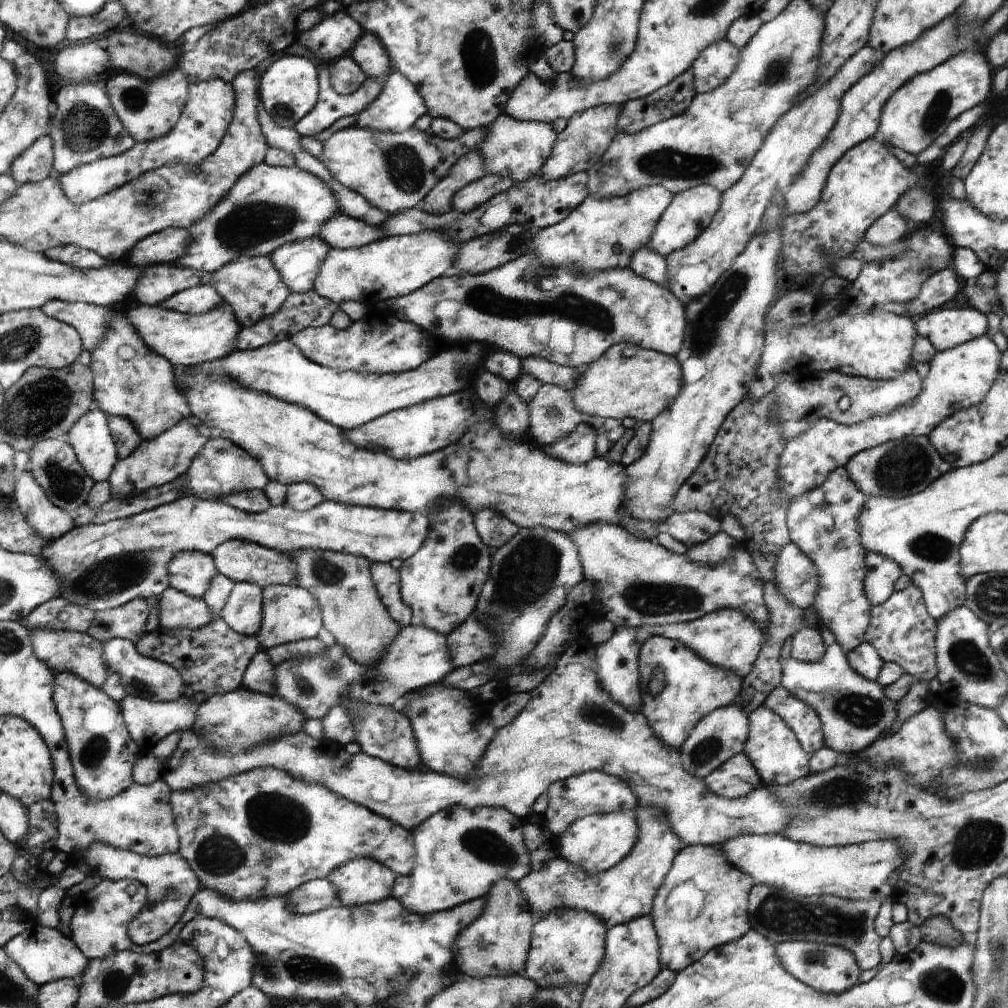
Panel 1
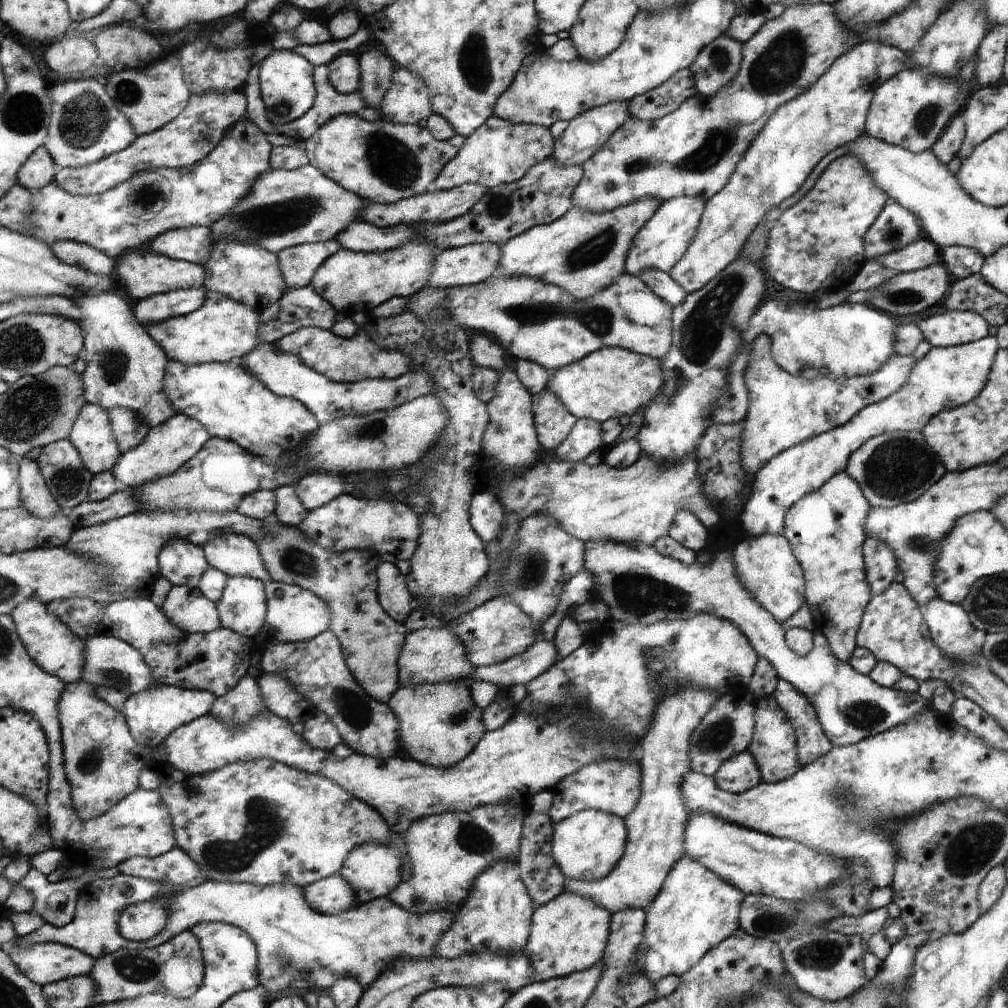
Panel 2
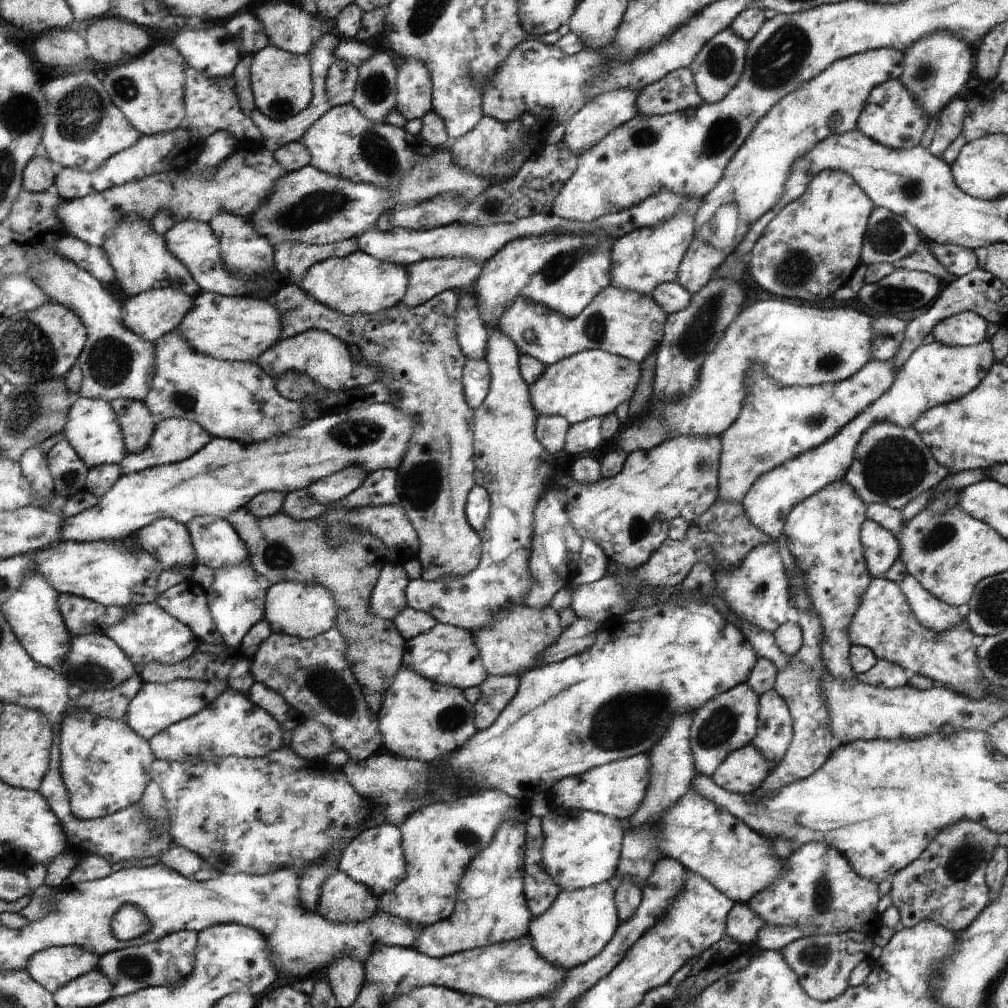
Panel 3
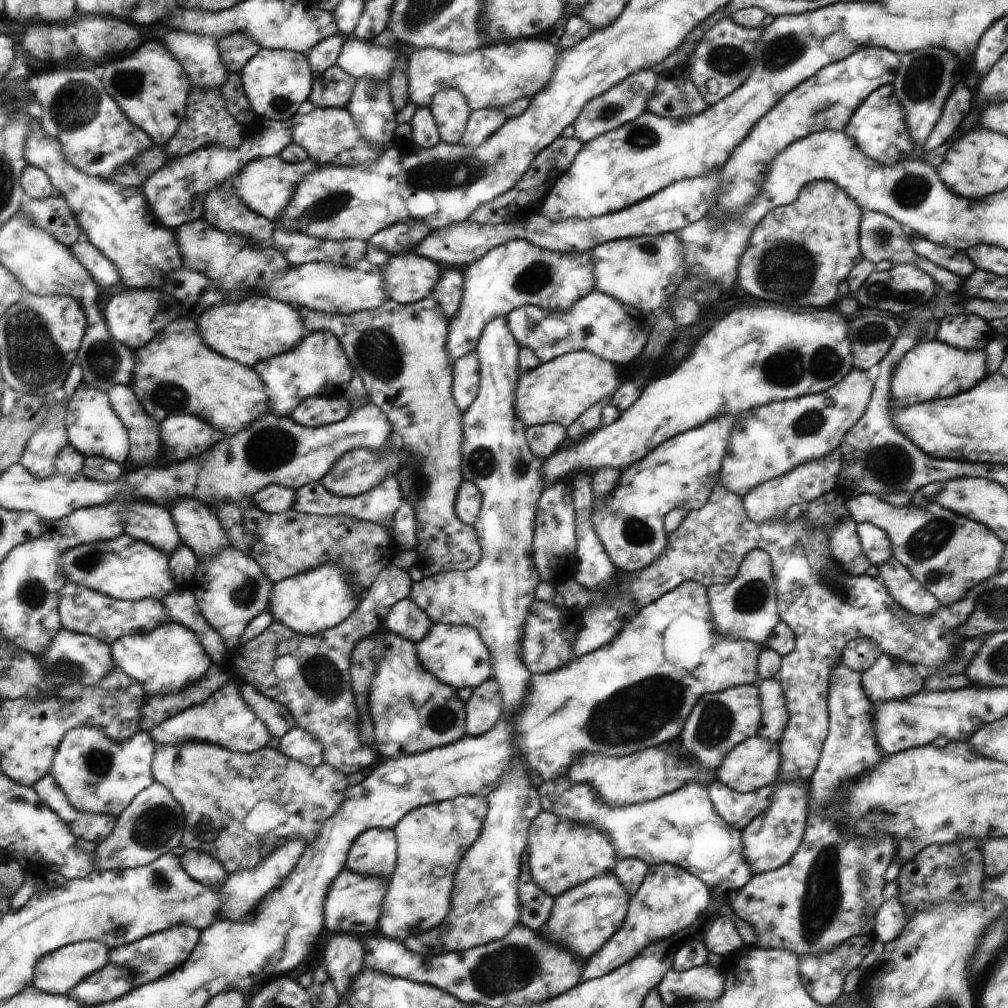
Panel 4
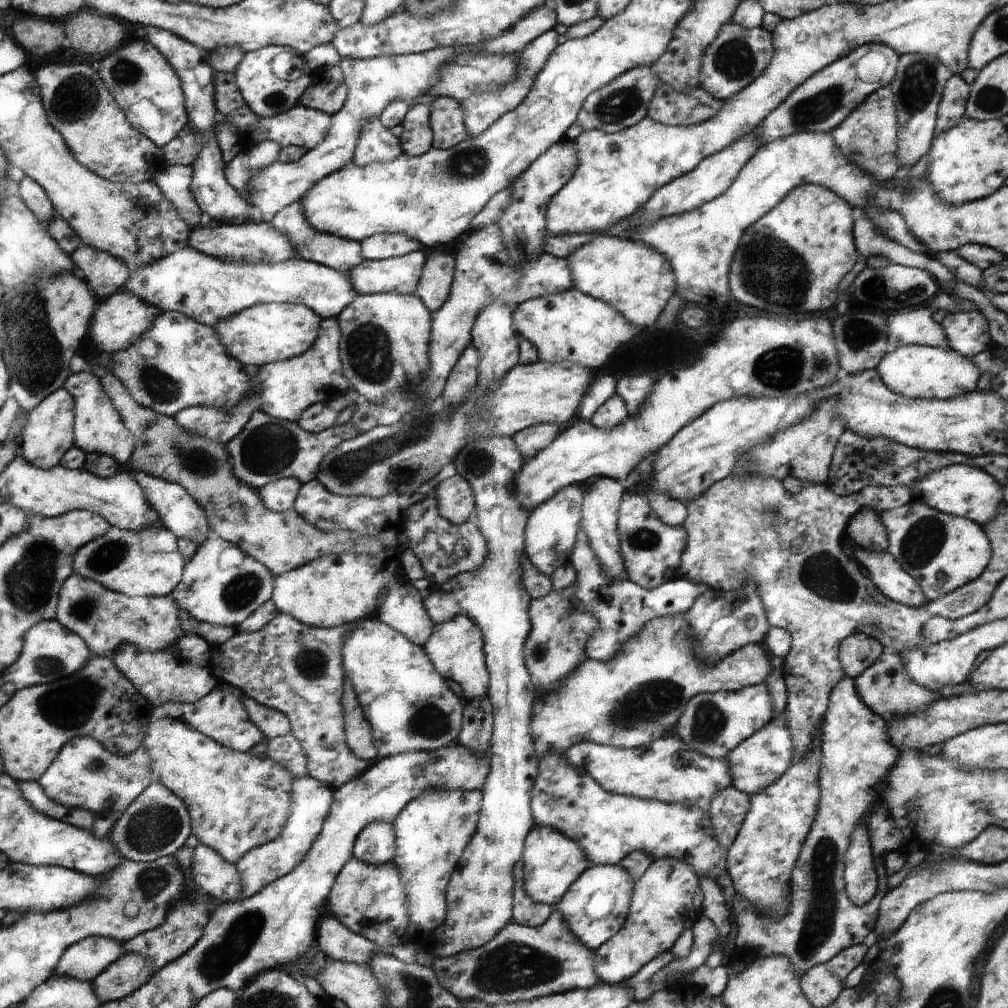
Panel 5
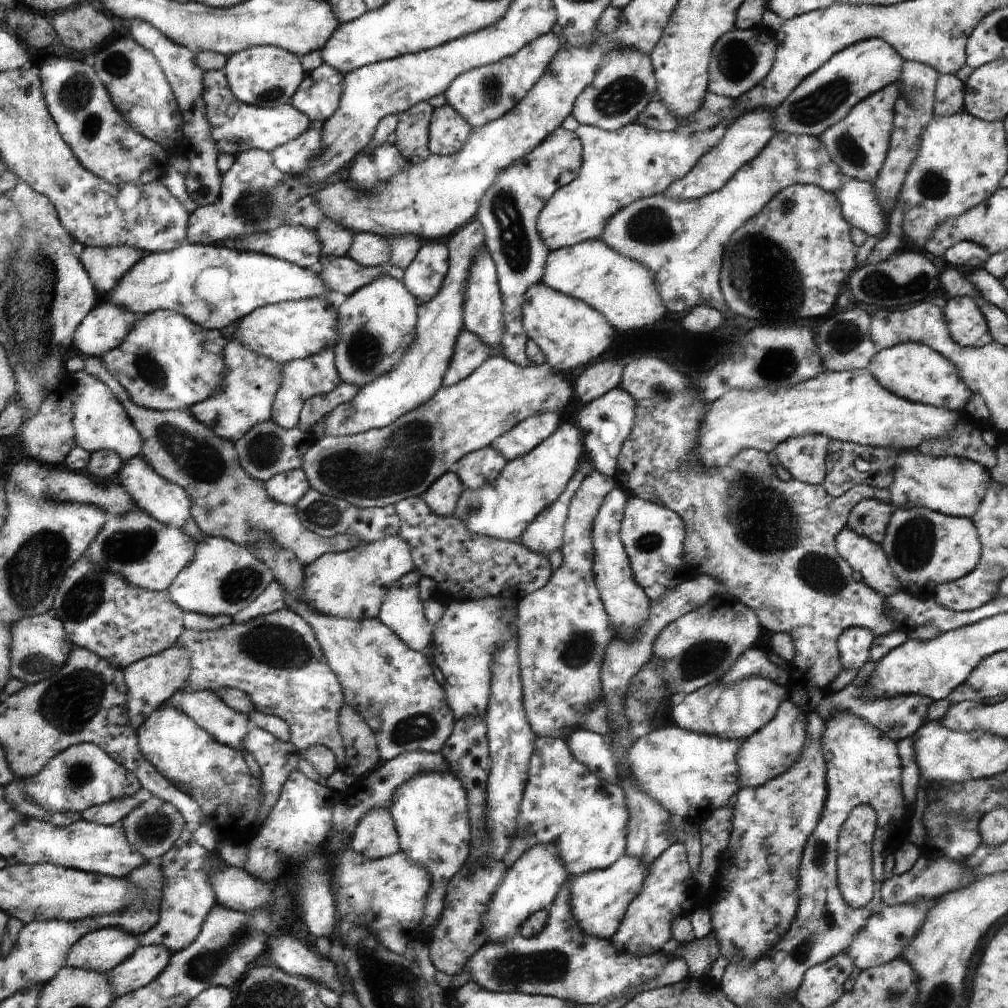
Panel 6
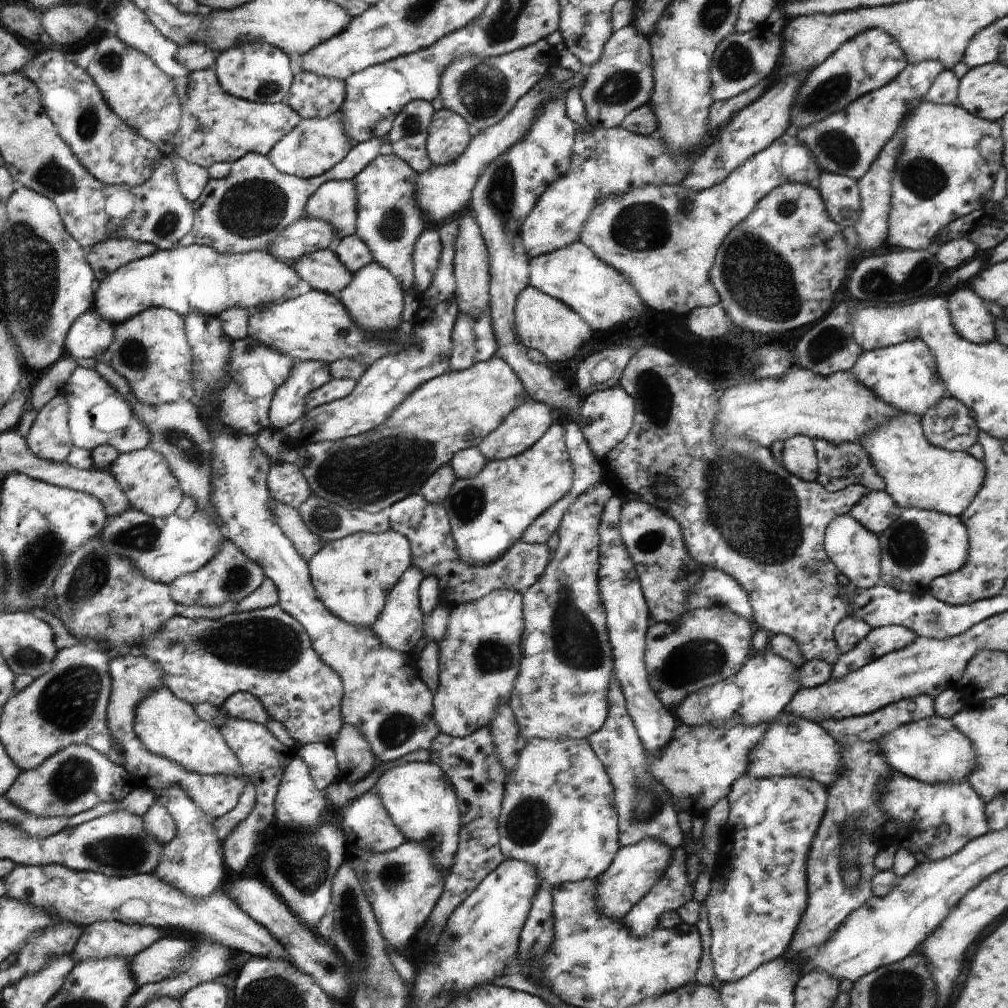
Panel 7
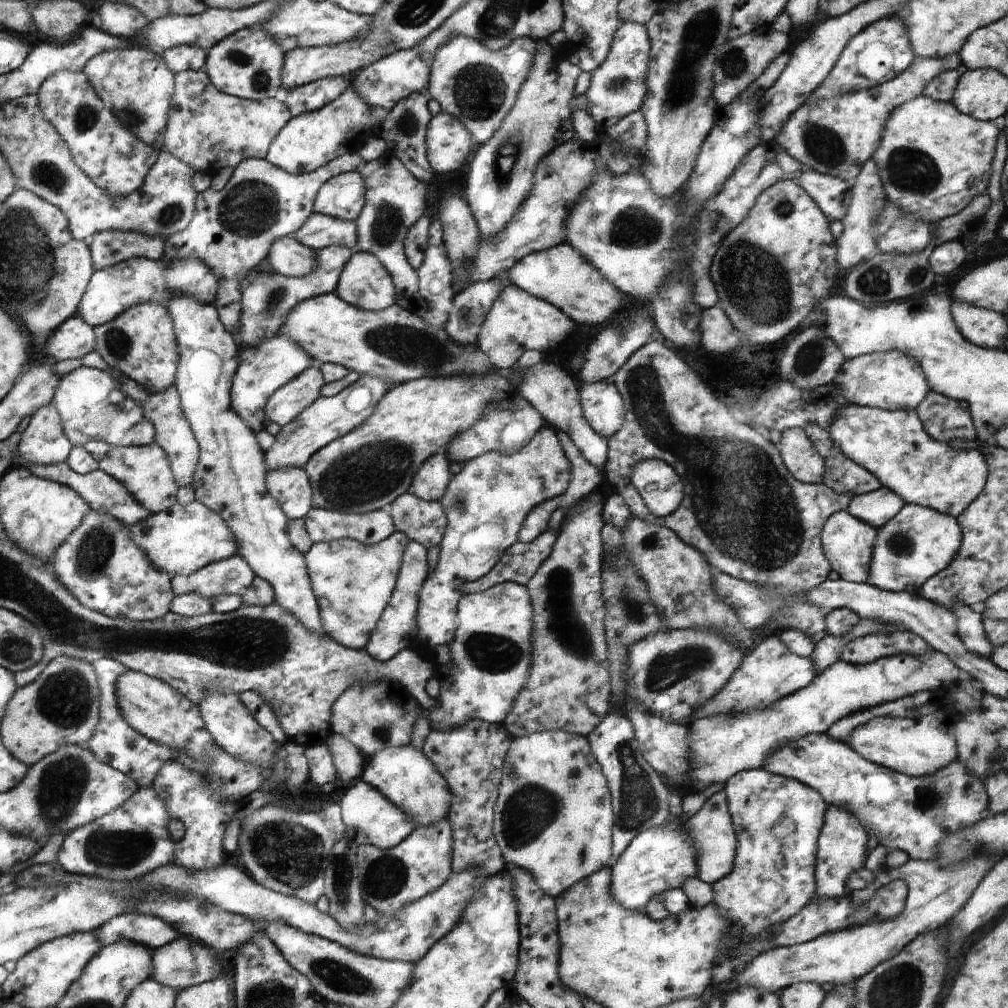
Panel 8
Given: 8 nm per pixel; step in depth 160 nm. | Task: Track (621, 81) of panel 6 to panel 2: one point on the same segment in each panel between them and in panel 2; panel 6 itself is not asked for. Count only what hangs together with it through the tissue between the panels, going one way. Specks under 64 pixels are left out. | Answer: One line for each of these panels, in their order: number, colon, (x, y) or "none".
2: (584, 136)
3: (607, 112)
4: (622, 104)
5: (619, 105)

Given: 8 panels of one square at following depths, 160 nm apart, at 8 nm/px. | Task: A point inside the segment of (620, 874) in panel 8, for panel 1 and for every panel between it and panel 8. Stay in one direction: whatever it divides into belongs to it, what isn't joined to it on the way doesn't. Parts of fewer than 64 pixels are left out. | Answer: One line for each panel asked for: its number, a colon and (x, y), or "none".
1: (568, 946)
2: (569, 934)
3: (578, 926)
4: (585, 918)
5: (596, 906)
6: (600, 900)
7: (636, 868)

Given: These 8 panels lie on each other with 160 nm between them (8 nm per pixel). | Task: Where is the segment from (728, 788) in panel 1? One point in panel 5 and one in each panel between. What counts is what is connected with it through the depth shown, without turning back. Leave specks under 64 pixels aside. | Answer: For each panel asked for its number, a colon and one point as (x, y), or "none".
2: (739, 774)
3: (743, 772)
4: (755, 763)
5: (759, 761)

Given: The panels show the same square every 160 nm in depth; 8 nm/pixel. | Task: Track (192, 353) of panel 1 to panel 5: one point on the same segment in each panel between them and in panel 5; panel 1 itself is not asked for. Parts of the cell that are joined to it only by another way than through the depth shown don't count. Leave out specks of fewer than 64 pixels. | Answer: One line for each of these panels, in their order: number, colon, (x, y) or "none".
2: (223, 329)
3: (240, 328)
4: (251, 329)
5: (265, 333)

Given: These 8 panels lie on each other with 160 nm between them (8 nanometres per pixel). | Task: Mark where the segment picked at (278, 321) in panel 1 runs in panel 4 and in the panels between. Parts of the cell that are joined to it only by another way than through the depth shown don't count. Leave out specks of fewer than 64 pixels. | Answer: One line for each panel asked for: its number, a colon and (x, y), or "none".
2: (300, 307)
3: (416, 351)
4: (400, 352)

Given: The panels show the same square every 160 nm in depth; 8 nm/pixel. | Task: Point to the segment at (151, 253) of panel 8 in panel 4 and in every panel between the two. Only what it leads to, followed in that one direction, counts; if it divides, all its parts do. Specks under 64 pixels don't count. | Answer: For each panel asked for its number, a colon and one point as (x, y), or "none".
4: (105, 273)
5: (105, 273)
6: (107, 266)
7: (108, 256)

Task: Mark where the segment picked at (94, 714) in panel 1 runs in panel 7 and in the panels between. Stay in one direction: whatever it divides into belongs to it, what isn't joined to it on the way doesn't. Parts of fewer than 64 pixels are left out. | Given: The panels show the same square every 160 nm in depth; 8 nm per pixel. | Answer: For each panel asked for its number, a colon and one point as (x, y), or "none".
2: (103, 761)
3: (105, 766)
4: (99, 775)
5: (85, 774)
6: (84, 775)
7: (76, 779)

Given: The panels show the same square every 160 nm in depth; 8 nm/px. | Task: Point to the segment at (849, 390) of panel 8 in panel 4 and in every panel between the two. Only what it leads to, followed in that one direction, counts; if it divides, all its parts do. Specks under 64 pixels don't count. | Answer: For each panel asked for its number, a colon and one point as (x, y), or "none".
4: (932, 369)
5: (915, 371)
6: (914, 371)
7: (905, 375)

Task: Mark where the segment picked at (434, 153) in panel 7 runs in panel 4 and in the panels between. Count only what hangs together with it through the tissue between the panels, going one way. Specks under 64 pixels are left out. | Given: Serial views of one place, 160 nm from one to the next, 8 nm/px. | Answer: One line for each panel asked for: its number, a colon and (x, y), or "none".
4: (451, 111)
5: (447, 118)
6: (449, 131)

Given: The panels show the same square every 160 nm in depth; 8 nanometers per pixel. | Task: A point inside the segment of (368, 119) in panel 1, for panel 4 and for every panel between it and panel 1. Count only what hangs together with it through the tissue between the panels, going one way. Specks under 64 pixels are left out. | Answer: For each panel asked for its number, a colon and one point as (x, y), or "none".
2: (407, 102)
3: (414, 86)
4: (494, 77)

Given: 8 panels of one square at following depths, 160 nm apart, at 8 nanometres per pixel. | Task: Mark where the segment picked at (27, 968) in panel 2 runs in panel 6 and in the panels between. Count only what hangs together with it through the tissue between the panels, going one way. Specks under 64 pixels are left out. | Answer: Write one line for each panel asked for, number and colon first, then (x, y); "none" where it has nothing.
3: (52, 968)
4: (60, 971)
5: (85, 960)
6: (102, 950)

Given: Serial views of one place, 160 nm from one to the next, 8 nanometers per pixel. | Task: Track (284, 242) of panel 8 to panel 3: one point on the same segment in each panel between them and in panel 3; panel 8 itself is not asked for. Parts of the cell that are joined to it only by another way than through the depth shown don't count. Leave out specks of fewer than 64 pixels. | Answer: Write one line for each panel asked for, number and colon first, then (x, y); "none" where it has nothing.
3: (428, 278)
4: (411, 278)
5: (401, 275)
6: (342, 274)
7: (322, 270)

